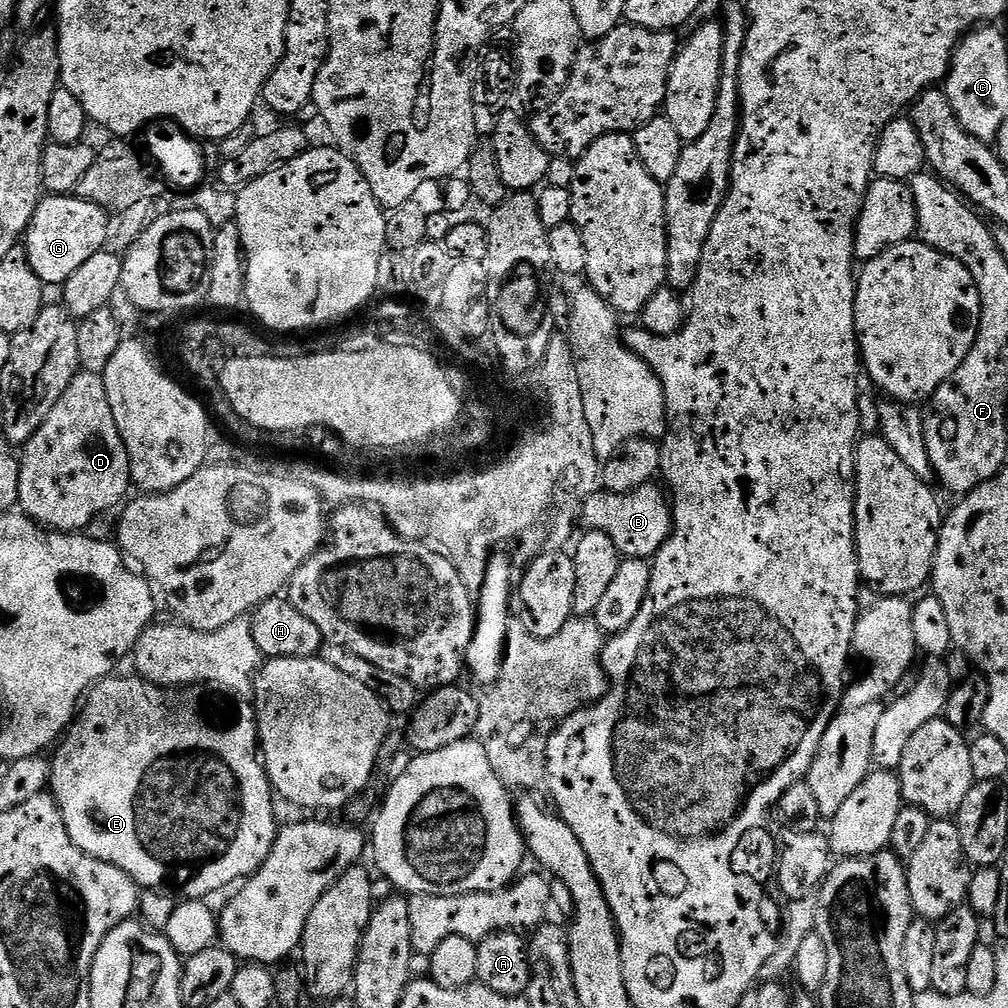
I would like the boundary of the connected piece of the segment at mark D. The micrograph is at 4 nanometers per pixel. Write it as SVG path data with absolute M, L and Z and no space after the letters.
M81 370L76 373L70 386L66 386L66 394L58 398L54 410L46 414L46 422L38 426L34 438L23 445L21 452L24 453L18 456L19 511L48 530L76 534L87 529L88 523L98 518L98 514L113 511L125 499L123 496L127 494L128 488L133 487L126 442L122 442L122 434L118 434L118 422L114 422L114 410L110 410L110 398L106 398L104 377L98 372Z

